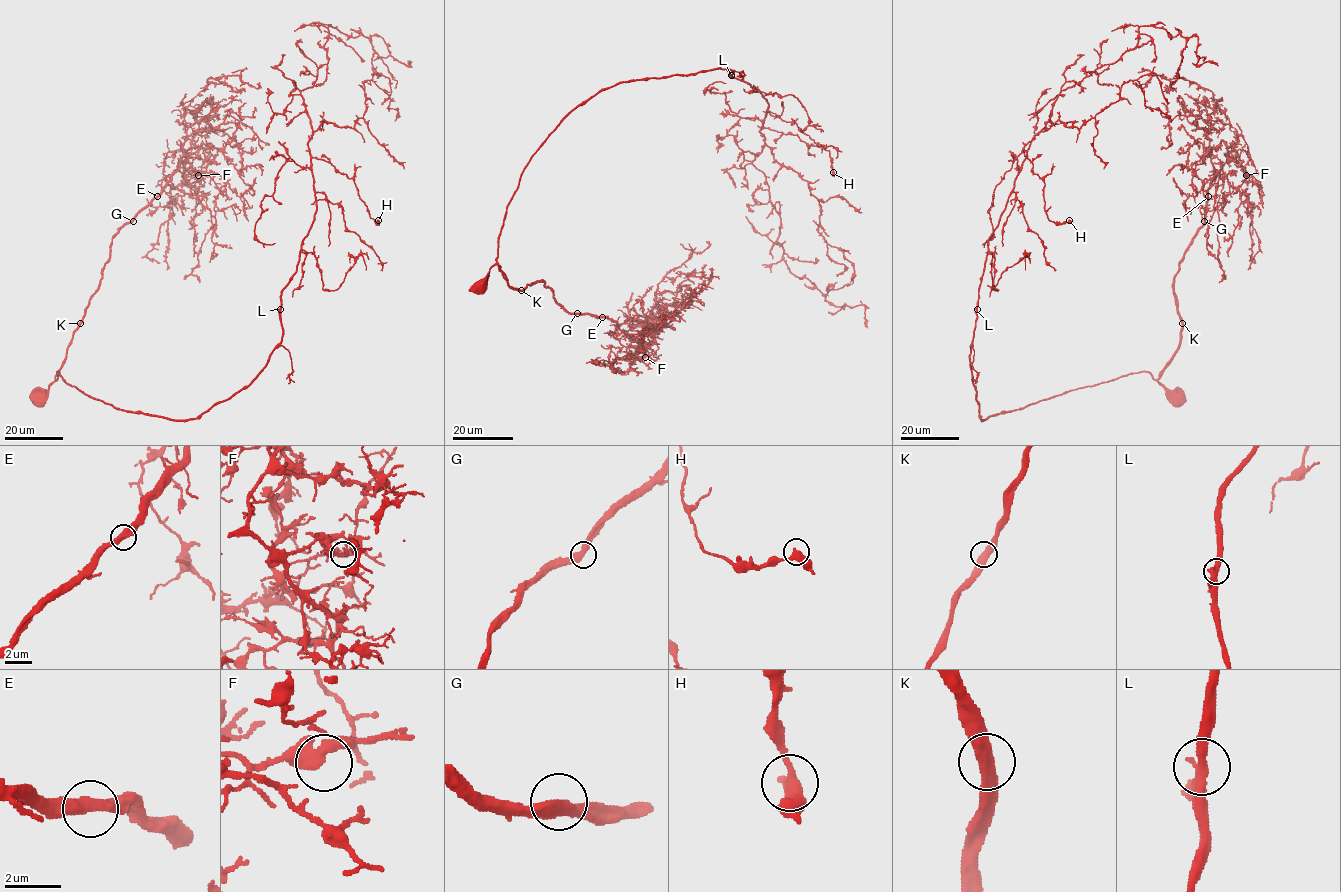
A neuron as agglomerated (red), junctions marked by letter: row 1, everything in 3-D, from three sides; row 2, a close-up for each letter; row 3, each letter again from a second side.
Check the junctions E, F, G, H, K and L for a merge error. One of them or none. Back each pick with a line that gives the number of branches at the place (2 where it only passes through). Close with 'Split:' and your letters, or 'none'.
Split: none

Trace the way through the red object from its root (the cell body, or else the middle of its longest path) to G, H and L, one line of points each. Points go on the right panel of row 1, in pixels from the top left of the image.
G: (1178, 399), (1157, 379), (1180, 342), (1182, 322), (1174, 293), (1175, 274), (1185, 250), (1204, 221)
H: (1178, 399), (1139, 371), (981, 418), (969, 361), (978, 290), (1026, 157), (1048, 219), (1069, 220)
L: (1178, 399), (1149, 373), (1132, 372), (983, 420), (979, 413), (969, 361), (977, 309)

